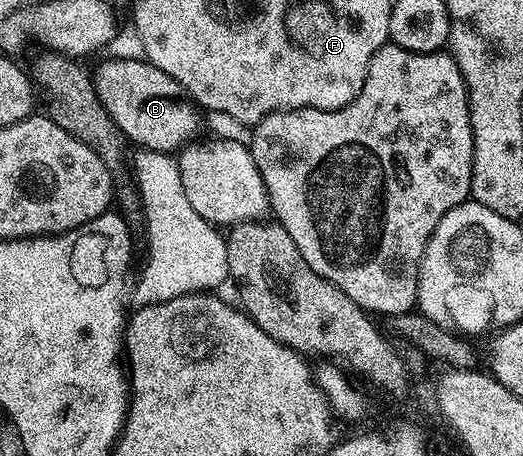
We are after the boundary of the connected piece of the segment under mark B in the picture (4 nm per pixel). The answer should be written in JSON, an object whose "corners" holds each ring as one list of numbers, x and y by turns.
{"corners":[[111,57,106,59,98,68,93,68,92,78,94,88,100,97,100,105,116,121,116,125,126,134,127,140,131,144,139,143,139,148,147,151,160,151,163,153,174,153,183,146,185,137,189,131,194,131,198,127,199,108,184,94,182,87,164,69,156,69,156,65,146,62,145,58,141,59,120,59]]}

